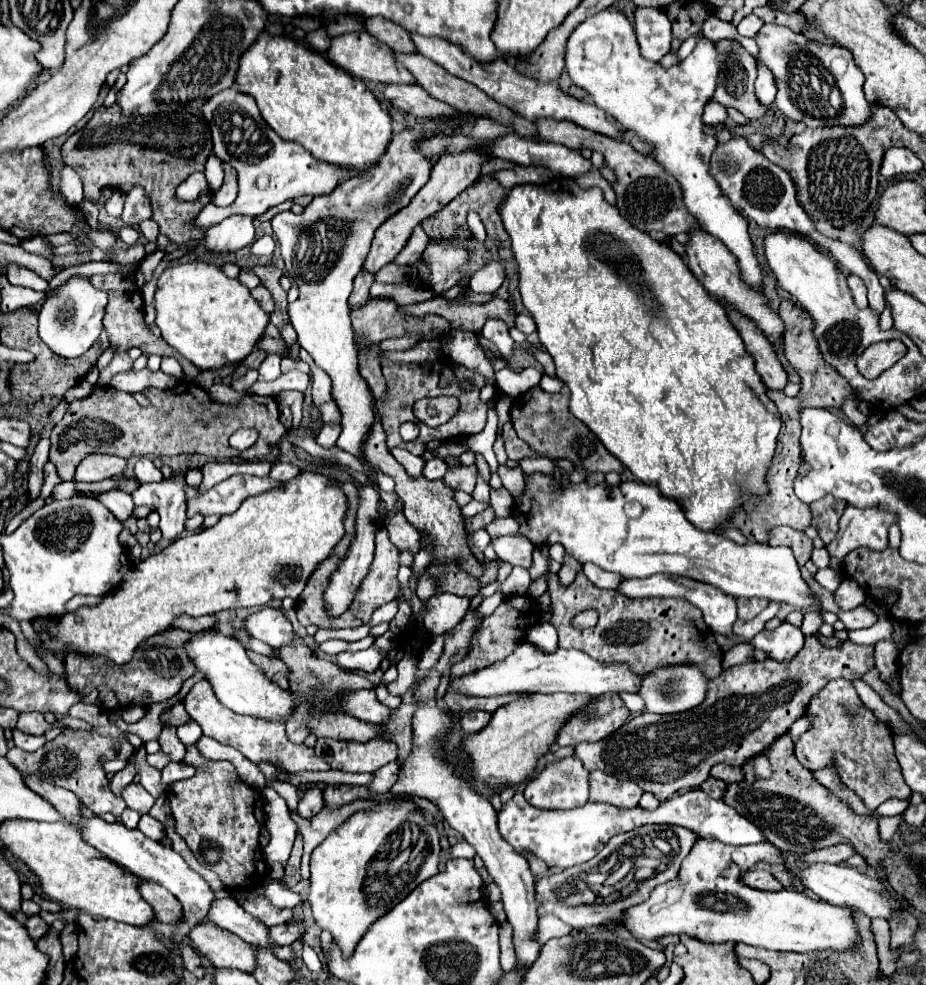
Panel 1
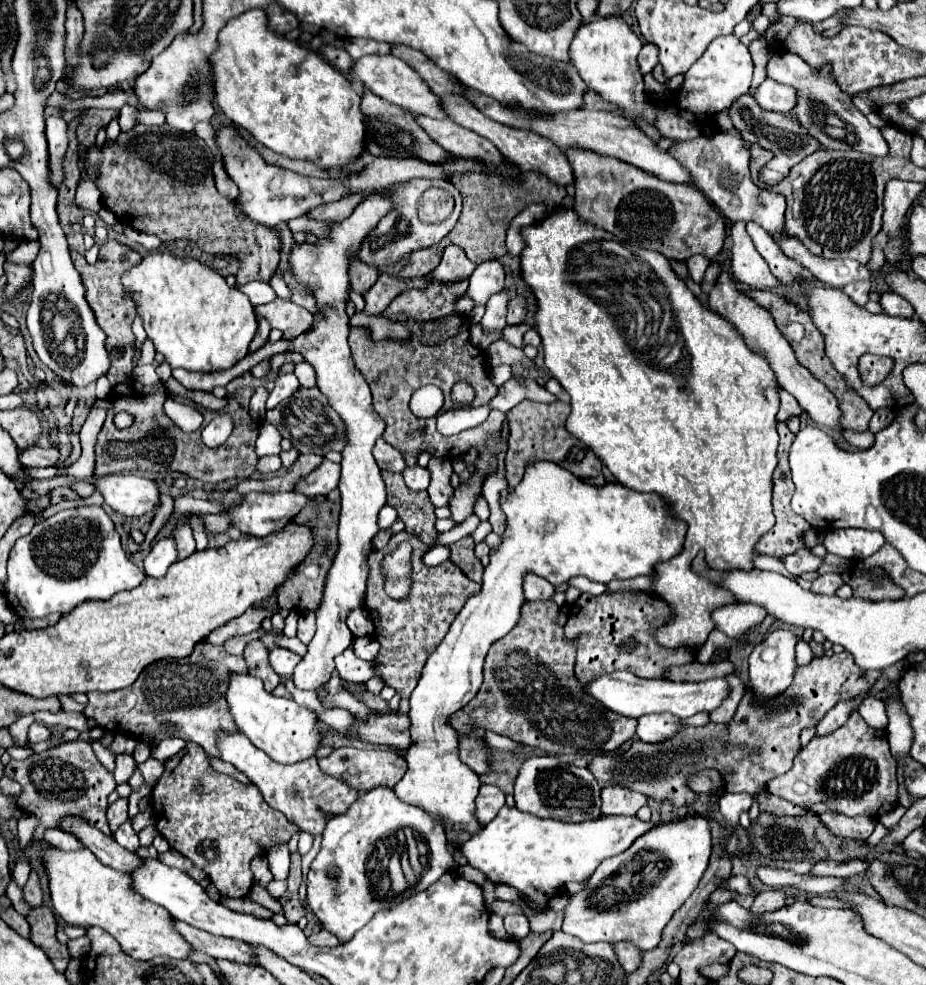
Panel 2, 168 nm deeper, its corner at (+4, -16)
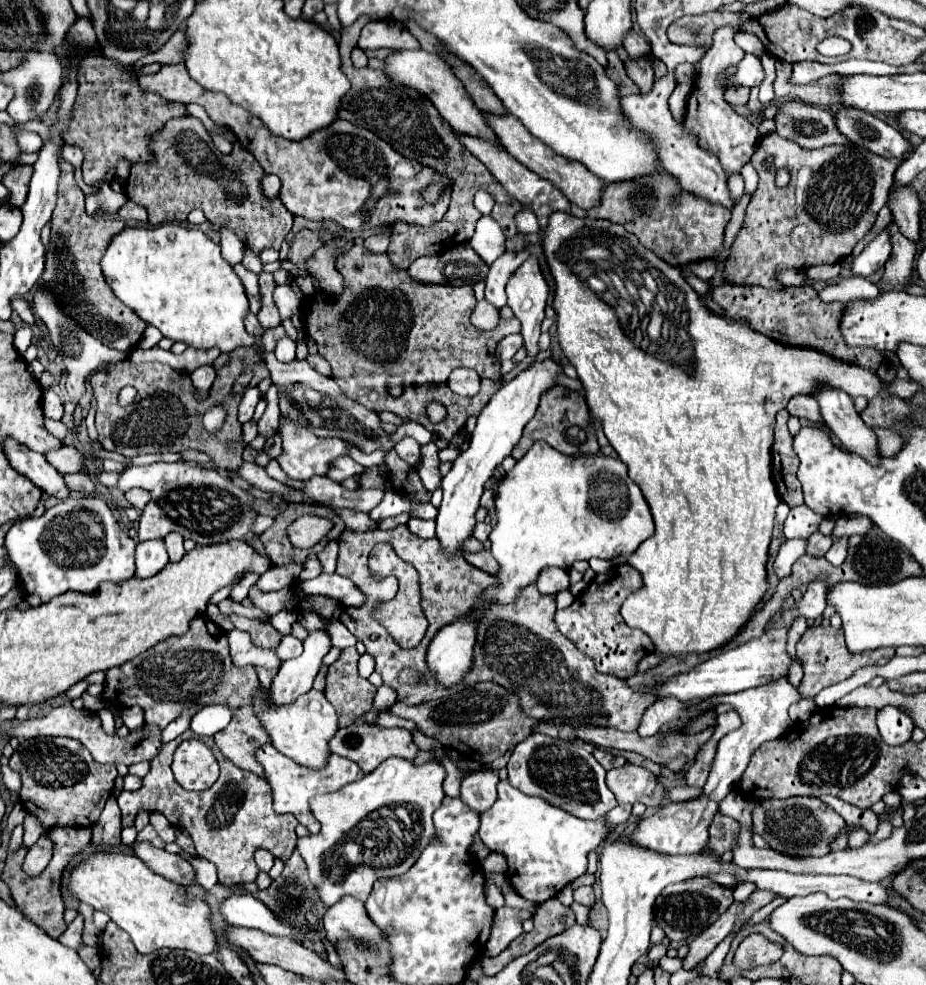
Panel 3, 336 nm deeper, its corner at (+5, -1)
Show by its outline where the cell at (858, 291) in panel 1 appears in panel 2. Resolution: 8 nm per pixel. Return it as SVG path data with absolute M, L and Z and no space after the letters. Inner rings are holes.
M858 280L858 282L852 282L852 284L846 284L842 290L844 294L848 294L858 306L864 306L868 302L868 292L872 288L872 280Z

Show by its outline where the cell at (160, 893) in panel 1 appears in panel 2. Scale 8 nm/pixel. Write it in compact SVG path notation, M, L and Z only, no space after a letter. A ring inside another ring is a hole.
M176 920L174 926L194 946L194 950L206 952L206 954L210 954L218 960L230 960L230 962L236 962L236 964L258 966L254 950L246 942L224 938L224 936L214 936L214 934L204 932L204 930L192 928L190 924L184 924L180 920Z

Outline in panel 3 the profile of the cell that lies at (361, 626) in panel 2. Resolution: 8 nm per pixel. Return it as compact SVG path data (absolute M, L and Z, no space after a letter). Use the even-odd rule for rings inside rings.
M337 573L331 575L319 575L309 581L299 581L297 587L305 595L327 595L337 599L343 607L363 607L365 605L365 595L349 581L347 577L341 577Z

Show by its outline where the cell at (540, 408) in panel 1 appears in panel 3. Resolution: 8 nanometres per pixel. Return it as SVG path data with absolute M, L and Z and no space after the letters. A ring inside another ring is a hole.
M555 385L549 391L545 391L541 395L535 417L525 425L523 437L521 437L519 445L515 445L515 449L513 449L513 457L521 459L527 453L527 449L539 439L547 441L553 449L557 449L557 451L561 451L565 455L571 455L571 457L599 453L595 427L593 427L593 421L589 417L585 397L583 397L581 391L571 391L571 389L561 387L561 385Z

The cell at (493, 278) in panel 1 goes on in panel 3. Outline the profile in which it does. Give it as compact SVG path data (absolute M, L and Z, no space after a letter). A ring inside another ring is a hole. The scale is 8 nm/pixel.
M481 217L469 245L483 259L483 263L491 265L505 253L505 235L491 217Z

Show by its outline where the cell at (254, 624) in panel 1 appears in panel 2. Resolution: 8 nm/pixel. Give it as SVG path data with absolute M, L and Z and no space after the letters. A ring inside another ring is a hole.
M272 648L270 650L270 664L282 678L292 676L292 672L300 660L302 658L290 650L284 650L284 648Z

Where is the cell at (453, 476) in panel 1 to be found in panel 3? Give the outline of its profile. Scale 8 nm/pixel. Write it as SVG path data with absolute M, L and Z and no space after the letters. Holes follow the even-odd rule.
M433 441L421 447L421 461L415 469L419 469L419 475L423 477L423 485L427 485L429 491L435 491L441 485L439 447Z

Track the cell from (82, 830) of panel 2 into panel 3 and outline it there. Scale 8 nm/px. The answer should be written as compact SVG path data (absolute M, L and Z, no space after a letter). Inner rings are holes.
M135 841L129 845L135 855L155 873L167 877L173 883L191 883L195 879L193 867L189 865L189 861L181 859L179 855L171 855L163 849L153 847L149 841Z

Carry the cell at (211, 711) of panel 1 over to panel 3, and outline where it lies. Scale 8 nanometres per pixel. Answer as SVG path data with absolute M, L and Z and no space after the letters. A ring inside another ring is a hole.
M271 743L267 745L261 745L257 751L255 751L255 759L257 763L263 767L265 771L265 779L271 787L271 793L273 793L273 809L275 813L293 813L297 817L297 821L301 825L305 825L311 833L317 833L319 831L319 821L315 819L311 807L309 807L309 799L315 797L315 795L323 795L323 793L331 793L331 791L337 791L341 789L343 785L347 783L353 783L357 779L363 777L363 771L349 759L345 757L339 757L339 755L329 755L327 759L327 765L321 767L321 769L311 769L311 767L305 767L305 765L299 765L295 761L291 761L289 757L285 757L283 753L279 753Z

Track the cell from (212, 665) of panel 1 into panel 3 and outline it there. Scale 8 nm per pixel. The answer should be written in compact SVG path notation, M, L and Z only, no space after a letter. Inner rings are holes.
M259 687L253 695L253 709L277 751L281 751L283 755L287 755L289 759L293 759L295 763L301 763L305 767L319 769L325 765L327 755L329 755L327 741L337 731L337 713L335 713L333 705L329 701L325 701L323 691L311 689L289 705L275 705L271 701L271 689Z

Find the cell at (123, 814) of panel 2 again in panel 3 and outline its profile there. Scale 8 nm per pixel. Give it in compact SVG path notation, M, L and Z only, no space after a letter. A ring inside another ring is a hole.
M111 797L99 817L99 821L91 827L93 829L93 843L109 843L119 845L121 841L121 813L117 799Z

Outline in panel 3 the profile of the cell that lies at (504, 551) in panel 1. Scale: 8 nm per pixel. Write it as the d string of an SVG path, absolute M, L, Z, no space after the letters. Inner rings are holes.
M547 567L539 573L537 577L537 587L541 593L545 595L555 595L561 589L569 587L569 573L565 569L555 569L555 567Z

